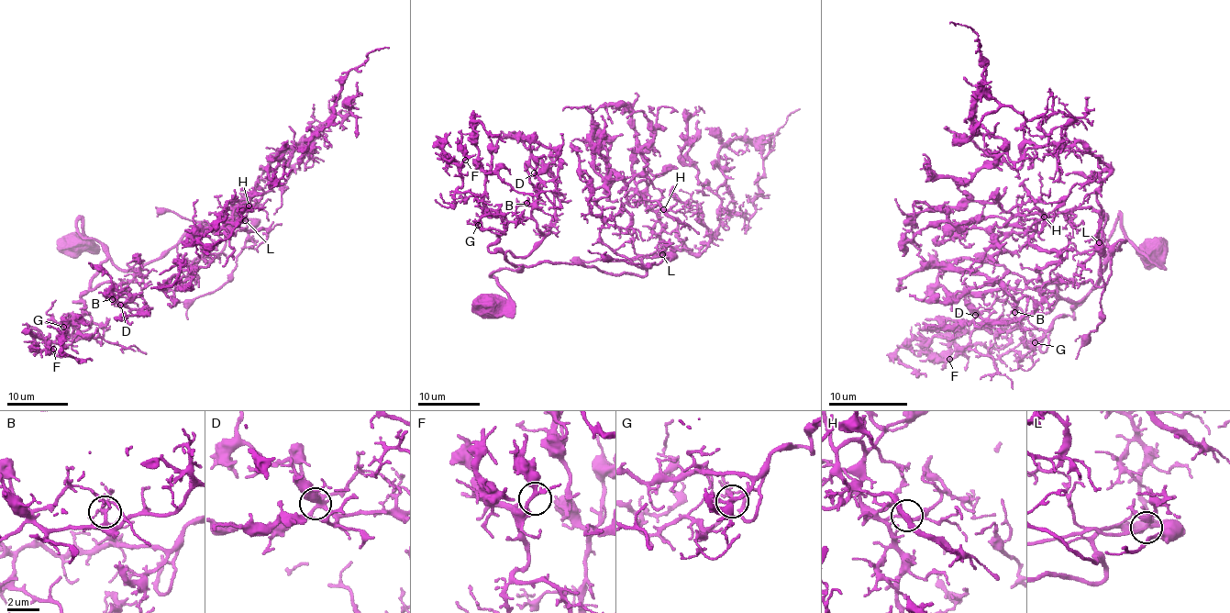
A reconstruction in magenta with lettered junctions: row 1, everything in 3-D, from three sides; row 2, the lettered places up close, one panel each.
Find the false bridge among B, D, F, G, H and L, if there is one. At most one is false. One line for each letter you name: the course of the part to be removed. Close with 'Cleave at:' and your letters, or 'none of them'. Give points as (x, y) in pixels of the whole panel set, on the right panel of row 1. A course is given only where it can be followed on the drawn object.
L: course (1099, 242), (1104, 286), (1101, 303), (1102, 319), (1096, 330), (1074, 341)
Cleave at: L

